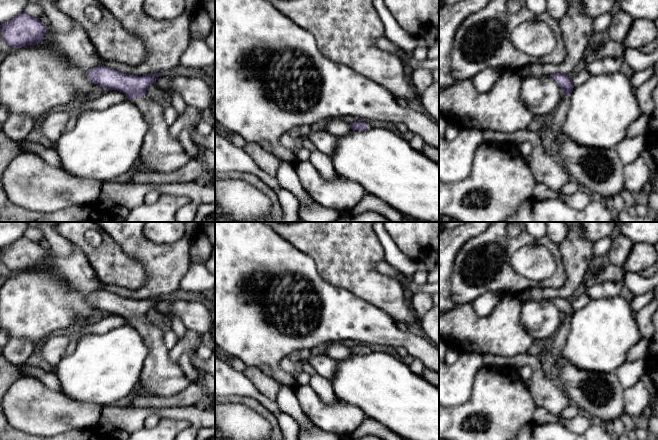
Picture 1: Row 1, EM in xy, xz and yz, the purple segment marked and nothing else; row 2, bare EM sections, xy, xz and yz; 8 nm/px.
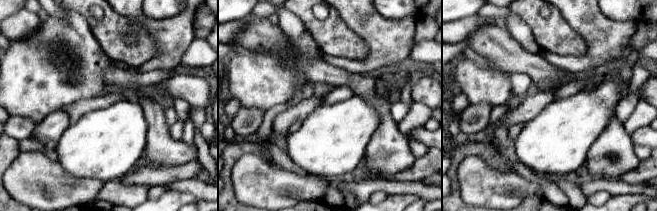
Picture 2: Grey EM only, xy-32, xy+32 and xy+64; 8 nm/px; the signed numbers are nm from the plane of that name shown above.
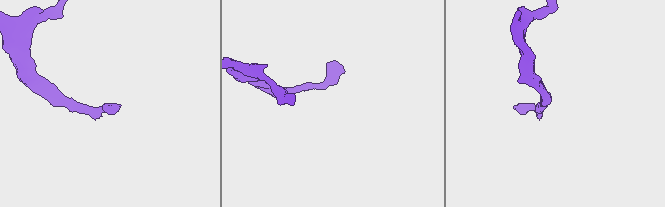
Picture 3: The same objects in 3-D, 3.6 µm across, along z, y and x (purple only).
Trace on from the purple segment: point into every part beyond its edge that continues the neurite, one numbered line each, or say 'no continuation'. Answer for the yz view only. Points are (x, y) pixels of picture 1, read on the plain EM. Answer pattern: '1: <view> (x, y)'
1: yz (601, 396)

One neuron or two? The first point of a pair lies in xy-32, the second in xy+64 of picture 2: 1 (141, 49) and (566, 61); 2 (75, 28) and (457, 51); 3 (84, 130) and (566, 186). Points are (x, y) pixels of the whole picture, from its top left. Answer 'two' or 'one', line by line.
1: two
2: two
3: two

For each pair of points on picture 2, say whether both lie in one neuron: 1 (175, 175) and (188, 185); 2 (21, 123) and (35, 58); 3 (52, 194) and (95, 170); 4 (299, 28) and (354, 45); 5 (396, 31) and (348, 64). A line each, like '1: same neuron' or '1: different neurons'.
1: different neurons
2: different neurons
3: different neurons
4: different neurons
5: same neuron

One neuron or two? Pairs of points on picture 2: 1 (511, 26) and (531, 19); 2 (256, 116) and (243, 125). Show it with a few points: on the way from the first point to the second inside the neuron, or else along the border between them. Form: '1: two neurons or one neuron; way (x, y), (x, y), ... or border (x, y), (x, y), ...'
1: two neurons; border (511, 11), (527, 24), (536, 41)
2: one neuron; way (253, 118), (246, 122)

